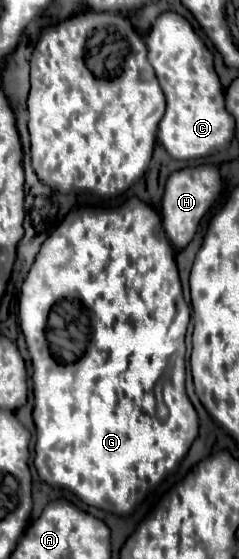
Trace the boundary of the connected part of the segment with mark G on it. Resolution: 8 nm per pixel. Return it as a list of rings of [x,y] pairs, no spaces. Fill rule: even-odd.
[[[139,198],[127,200],[119,208],[109,210],[73,210],[65,216],[63,224],[45,240],[41,246],[41,252],[37,254],[29,274],[25,276],[21,298],[19,298],[19,320],[21,320],[21,332],[25,336],[31,360],[33,360],[33,394],[35,394],[35,410],[33,420],[37,428],[37,446],[35,446],[35,468],[43,482],[47,482],[53,488],[69,490],[73,492],[81,502],[91,504],[99,510],[127,516],[135,512],[135,506],[139,504],[139,488],[149,486],[149,482],[161,482],[171,472],[179,468],[183,458],[189,452],[189,446],[197,438],[197,412],[193,404],[187,398],[185,392],[185,336],[189,328],[191,308],[183,298],[179,272],[175,264],[175,250],[171,242],[167,240],[161,216],[141,202]],[[163,404],[165,416],[159,416],[157,406]]]

